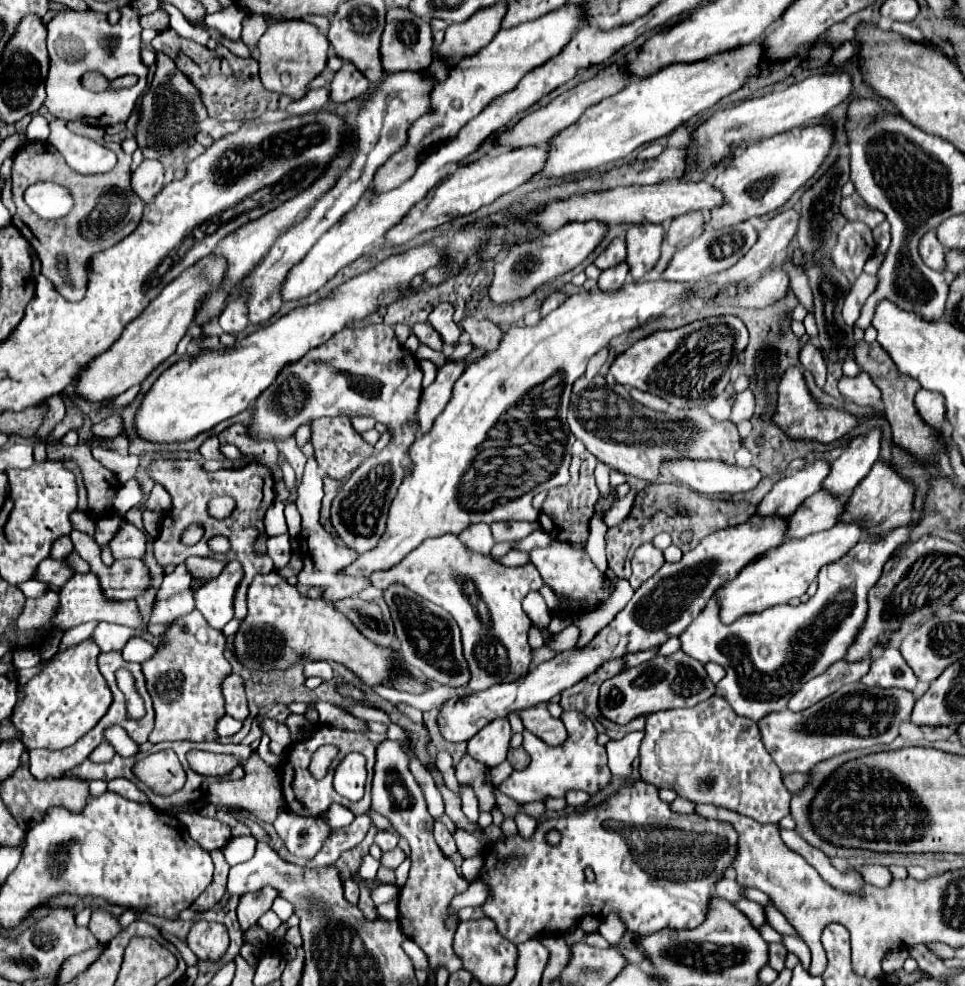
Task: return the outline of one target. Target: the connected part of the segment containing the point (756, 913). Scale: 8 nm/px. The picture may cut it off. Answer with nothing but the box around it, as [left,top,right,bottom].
[737,899,767,927]

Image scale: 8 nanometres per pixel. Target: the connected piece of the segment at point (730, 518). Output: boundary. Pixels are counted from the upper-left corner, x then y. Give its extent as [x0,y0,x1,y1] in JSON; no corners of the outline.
[605,485,755,571]

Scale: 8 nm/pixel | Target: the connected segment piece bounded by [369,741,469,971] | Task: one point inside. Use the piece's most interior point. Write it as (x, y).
(433, 882)

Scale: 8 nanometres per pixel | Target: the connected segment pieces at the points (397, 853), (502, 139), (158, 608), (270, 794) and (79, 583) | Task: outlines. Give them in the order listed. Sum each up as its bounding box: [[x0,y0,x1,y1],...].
[[380,847,405,870],[495,69,629,147],[149,589,195,625],[207,751,285,823],[15,573,149,649]]

